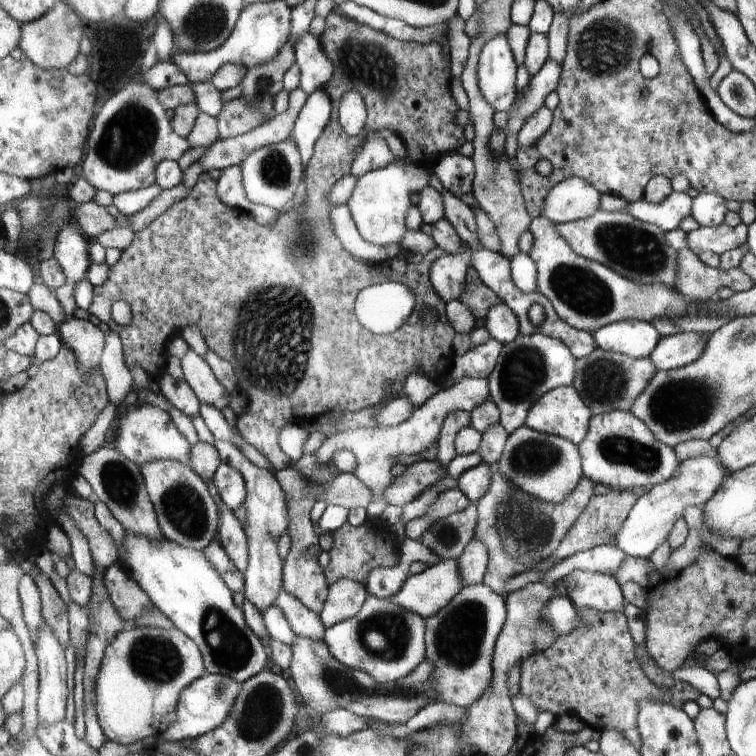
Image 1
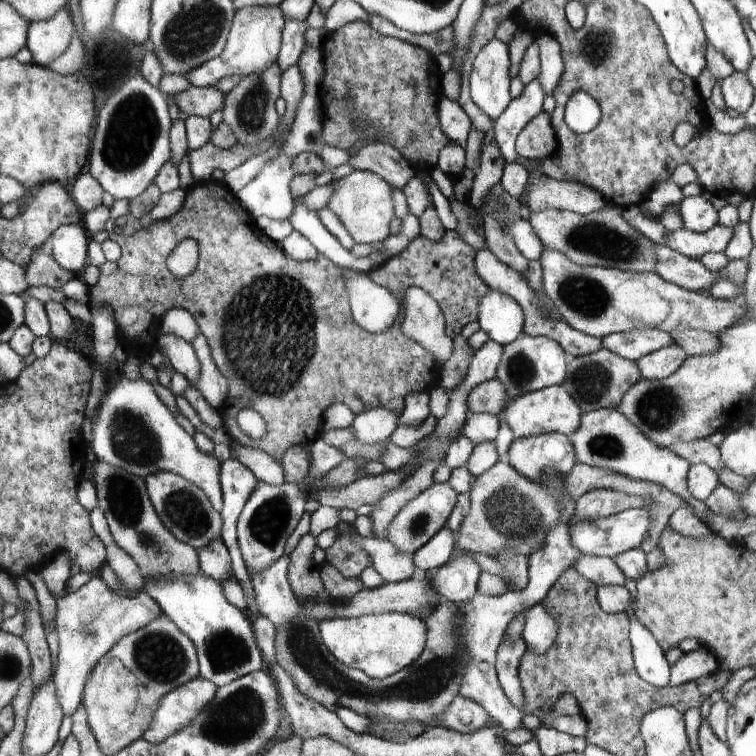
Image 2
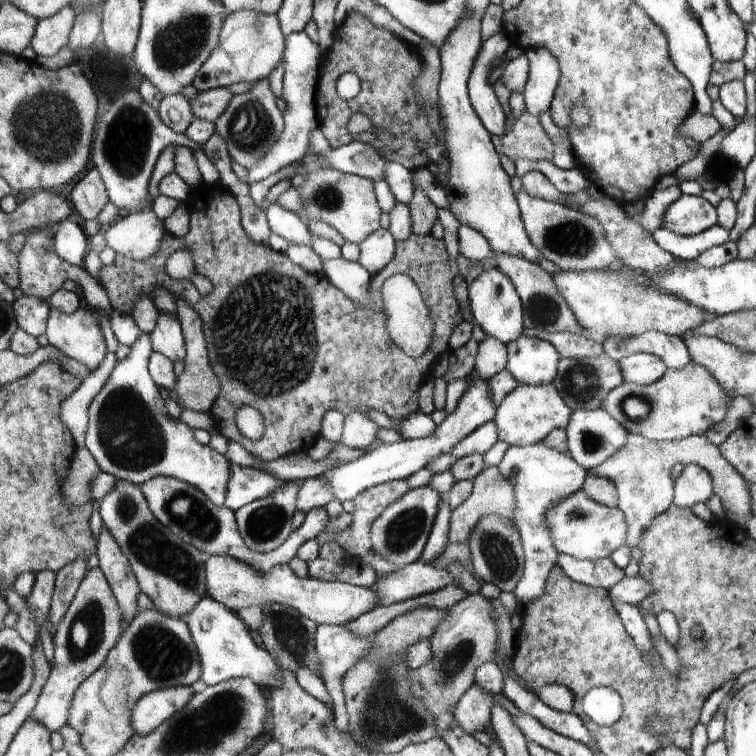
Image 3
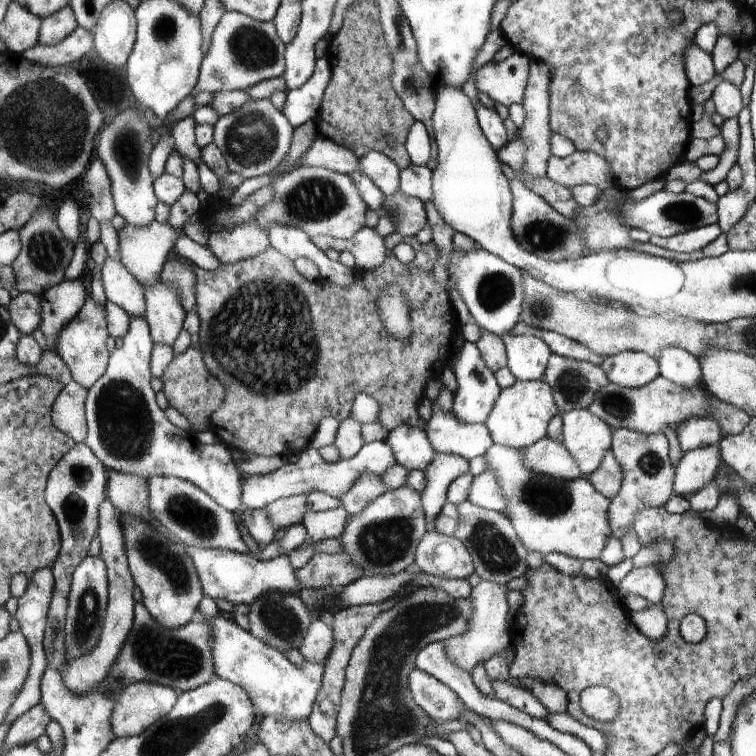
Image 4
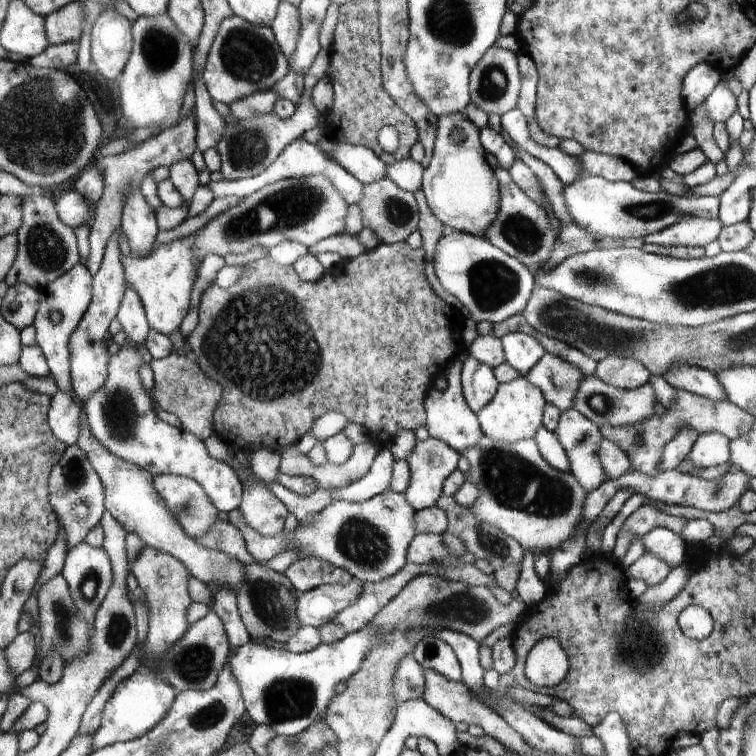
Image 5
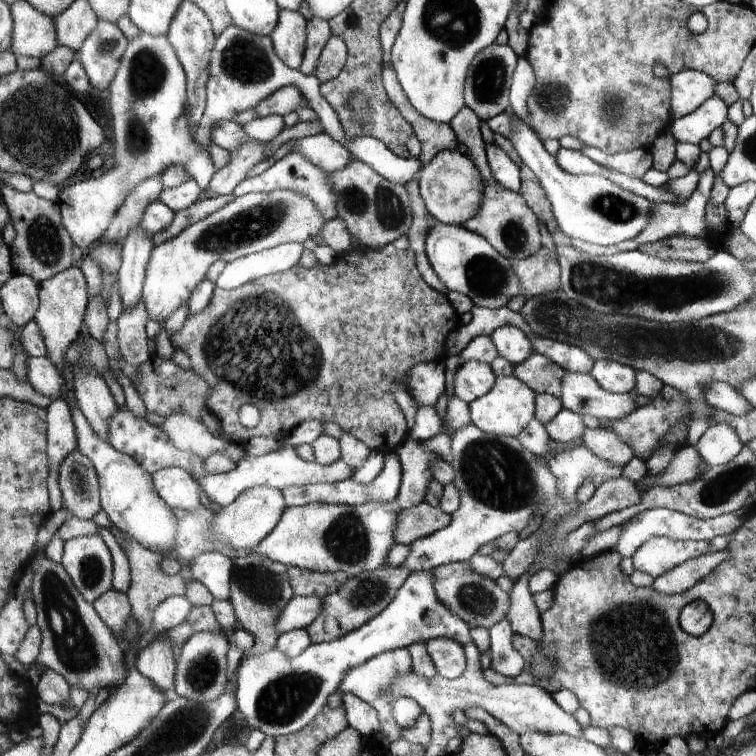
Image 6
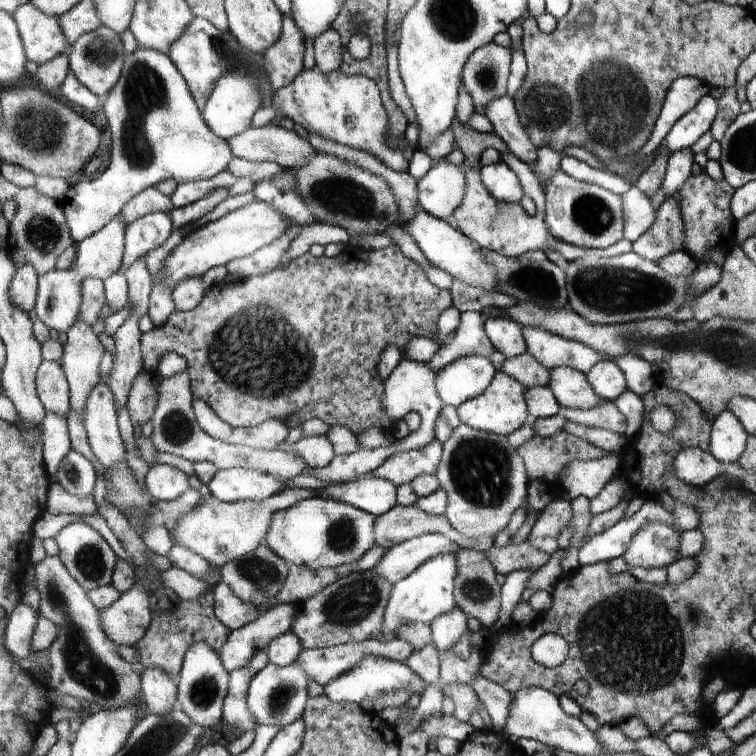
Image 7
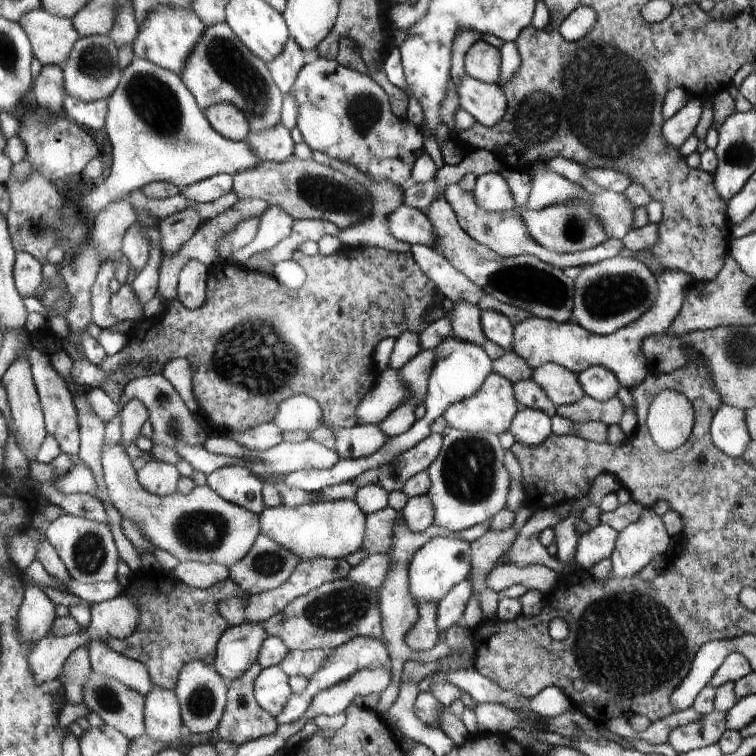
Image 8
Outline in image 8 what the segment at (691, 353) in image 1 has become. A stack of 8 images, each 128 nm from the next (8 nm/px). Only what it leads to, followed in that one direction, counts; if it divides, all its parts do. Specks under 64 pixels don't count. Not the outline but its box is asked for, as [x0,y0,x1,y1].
[578,365,622,401]

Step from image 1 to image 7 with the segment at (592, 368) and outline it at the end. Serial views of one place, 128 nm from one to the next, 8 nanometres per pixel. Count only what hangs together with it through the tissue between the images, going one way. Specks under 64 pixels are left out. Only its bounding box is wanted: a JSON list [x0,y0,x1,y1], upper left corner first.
[502,352,551,388]

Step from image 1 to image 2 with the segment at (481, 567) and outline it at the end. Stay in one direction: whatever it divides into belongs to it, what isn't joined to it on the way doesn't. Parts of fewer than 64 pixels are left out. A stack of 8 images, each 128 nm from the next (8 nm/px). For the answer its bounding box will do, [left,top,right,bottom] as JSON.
[431,551,483,604]

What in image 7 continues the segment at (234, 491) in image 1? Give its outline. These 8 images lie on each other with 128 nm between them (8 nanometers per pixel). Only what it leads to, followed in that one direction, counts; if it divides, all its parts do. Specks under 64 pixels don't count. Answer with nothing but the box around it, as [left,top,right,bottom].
[435,355,496,407]

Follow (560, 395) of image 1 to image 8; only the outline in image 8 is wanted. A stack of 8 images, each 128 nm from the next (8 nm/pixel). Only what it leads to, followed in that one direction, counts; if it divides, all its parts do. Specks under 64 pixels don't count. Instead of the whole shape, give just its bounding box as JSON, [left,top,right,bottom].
[443,373,521,435]

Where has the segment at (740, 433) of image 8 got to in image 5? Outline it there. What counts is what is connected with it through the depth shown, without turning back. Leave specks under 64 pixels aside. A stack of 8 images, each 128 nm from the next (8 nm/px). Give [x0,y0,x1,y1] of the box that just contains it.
[688,432,730,468]

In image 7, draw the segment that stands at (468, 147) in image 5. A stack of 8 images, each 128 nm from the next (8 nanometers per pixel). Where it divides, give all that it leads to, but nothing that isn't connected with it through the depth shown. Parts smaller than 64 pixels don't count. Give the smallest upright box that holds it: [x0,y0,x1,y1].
[417,159,466,227]

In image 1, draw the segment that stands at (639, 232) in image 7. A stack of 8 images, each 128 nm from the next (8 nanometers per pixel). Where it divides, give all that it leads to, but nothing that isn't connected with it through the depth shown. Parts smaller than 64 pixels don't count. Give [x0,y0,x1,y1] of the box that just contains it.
[686,221,748,255]

